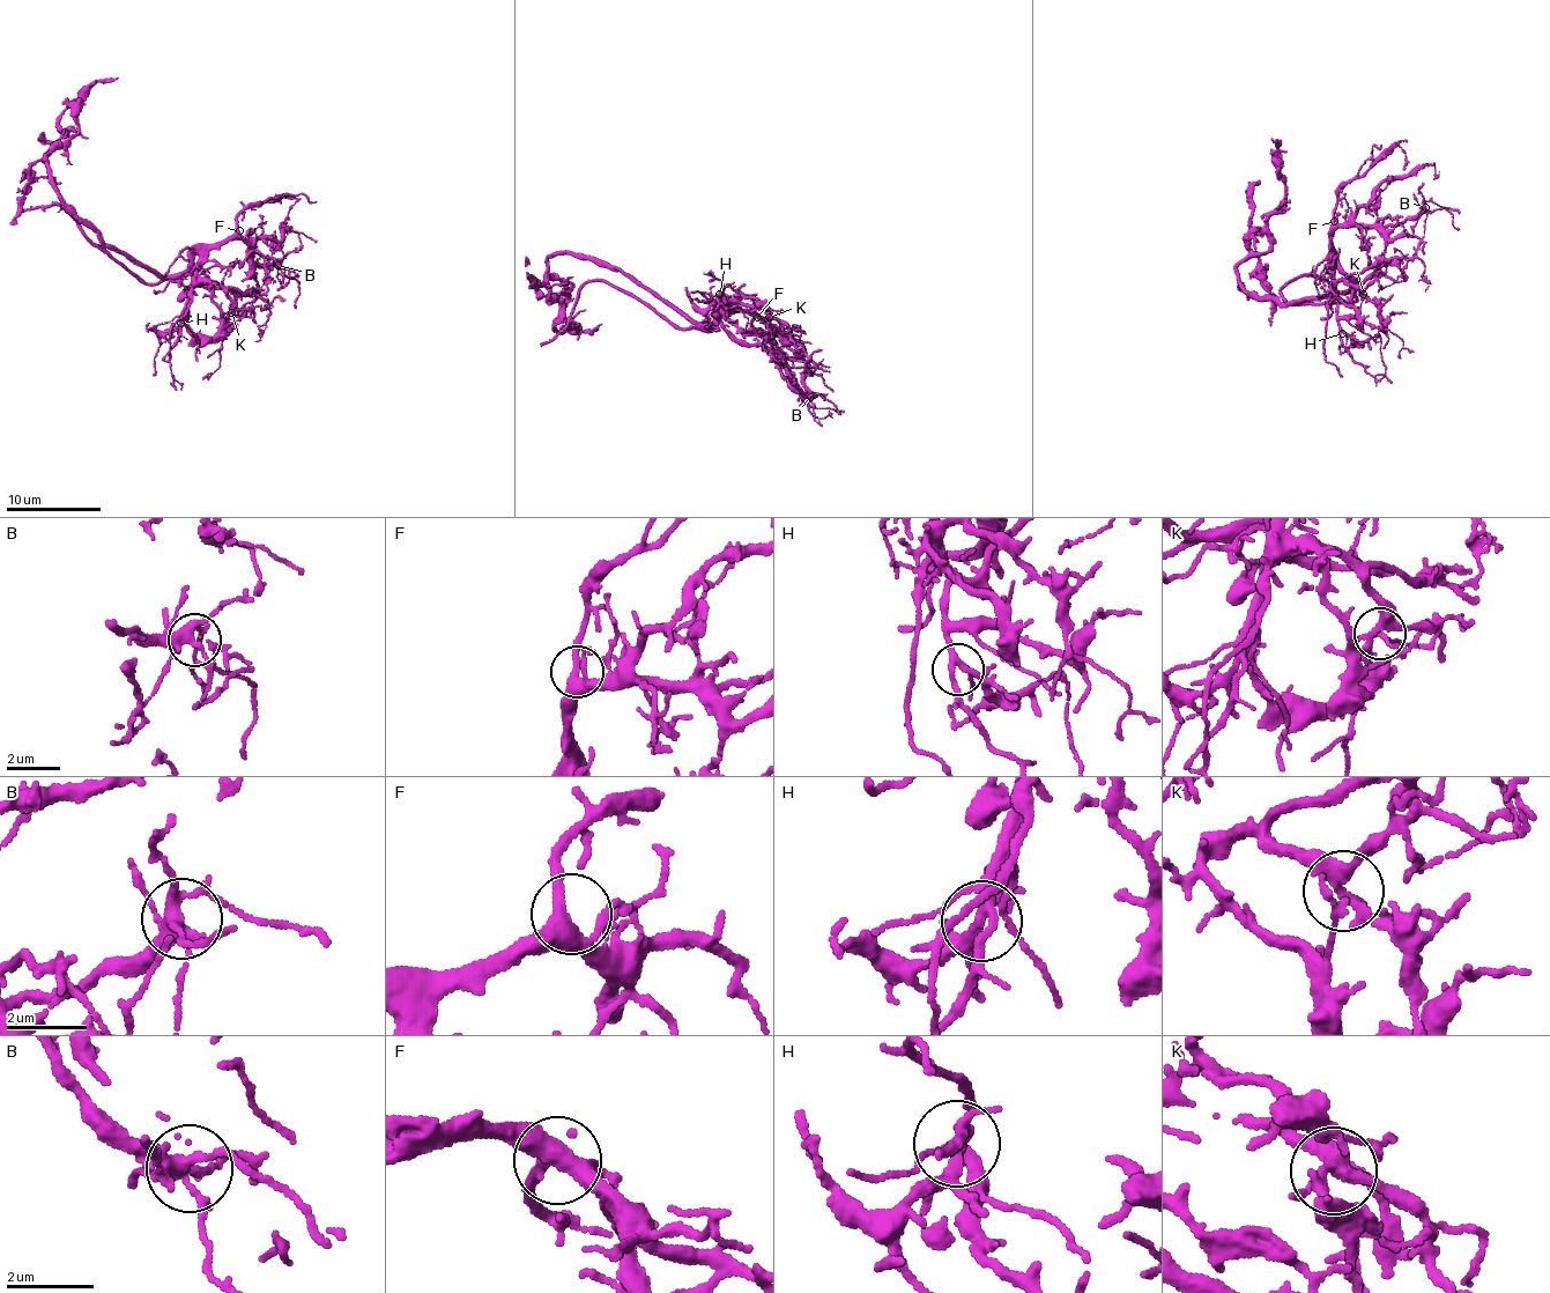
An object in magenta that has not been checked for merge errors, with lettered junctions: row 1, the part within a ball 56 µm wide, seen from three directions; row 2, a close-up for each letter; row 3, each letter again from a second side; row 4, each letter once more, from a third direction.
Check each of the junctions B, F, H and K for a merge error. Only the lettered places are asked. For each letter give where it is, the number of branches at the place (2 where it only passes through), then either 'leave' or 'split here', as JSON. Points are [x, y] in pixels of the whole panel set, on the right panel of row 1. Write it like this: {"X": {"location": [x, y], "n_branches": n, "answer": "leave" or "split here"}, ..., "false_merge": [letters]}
{"B": {"location": [1425, 207], "n_branches": 7, "answer": "leave"}, "F": {"location": [1334, 221], "n_branches": 4, "answer": "leave"}, "H": {"location": [1342, 333], "n_branches": 4, "answer": "leave"}, "K": {"location": [1363, 294], "n_branches": 4, "answer": "leave"}, "false_merge": []}

